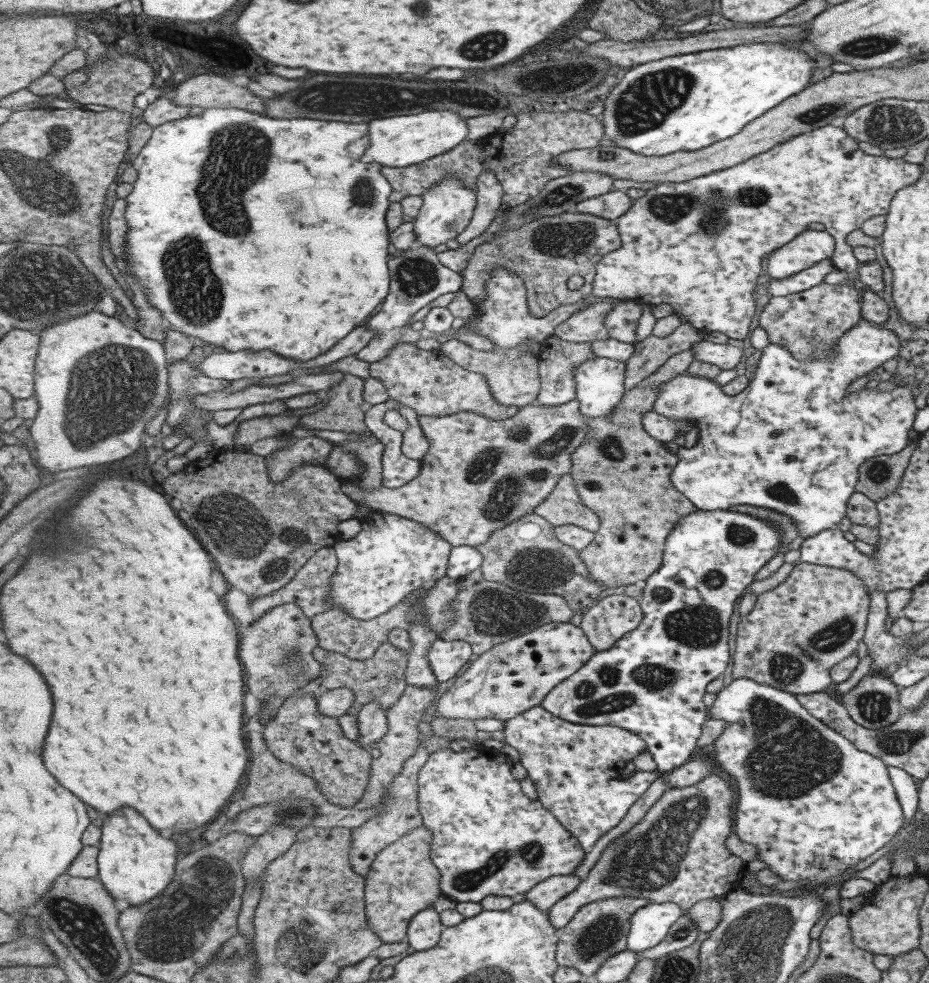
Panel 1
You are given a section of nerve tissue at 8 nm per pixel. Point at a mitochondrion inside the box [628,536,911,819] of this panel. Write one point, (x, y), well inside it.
(790, 759)

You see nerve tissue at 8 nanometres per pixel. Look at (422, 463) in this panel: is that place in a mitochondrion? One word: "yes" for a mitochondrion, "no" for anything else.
no

